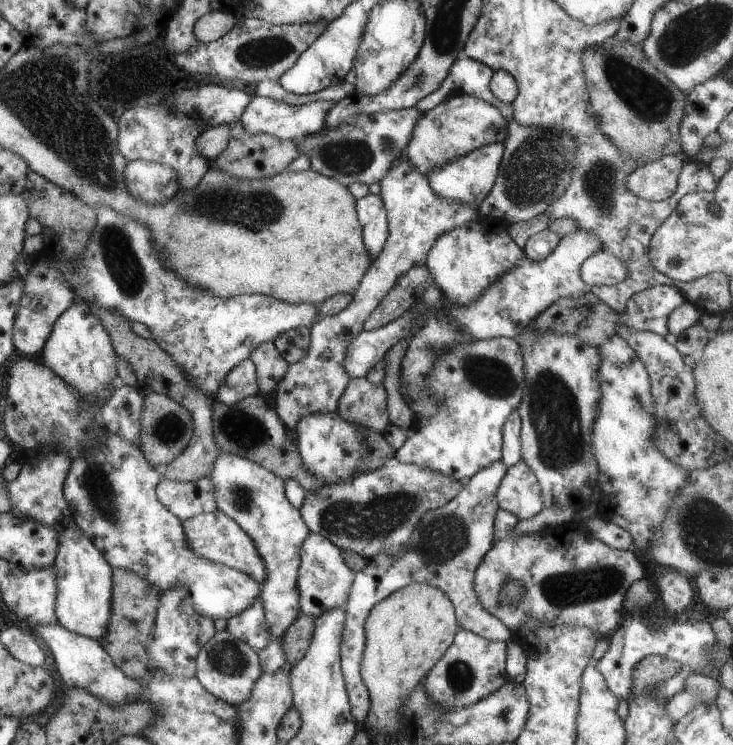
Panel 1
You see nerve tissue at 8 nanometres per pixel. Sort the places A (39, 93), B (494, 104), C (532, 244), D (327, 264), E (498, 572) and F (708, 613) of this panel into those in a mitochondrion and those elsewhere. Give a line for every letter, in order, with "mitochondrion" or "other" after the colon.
A: mitochondrion
B: other
C: other
D: other
E: other
F: other

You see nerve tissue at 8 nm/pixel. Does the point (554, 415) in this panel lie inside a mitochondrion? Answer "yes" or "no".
yes

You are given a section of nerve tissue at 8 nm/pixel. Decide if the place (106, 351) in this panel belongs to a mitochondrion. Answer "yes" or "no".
no

